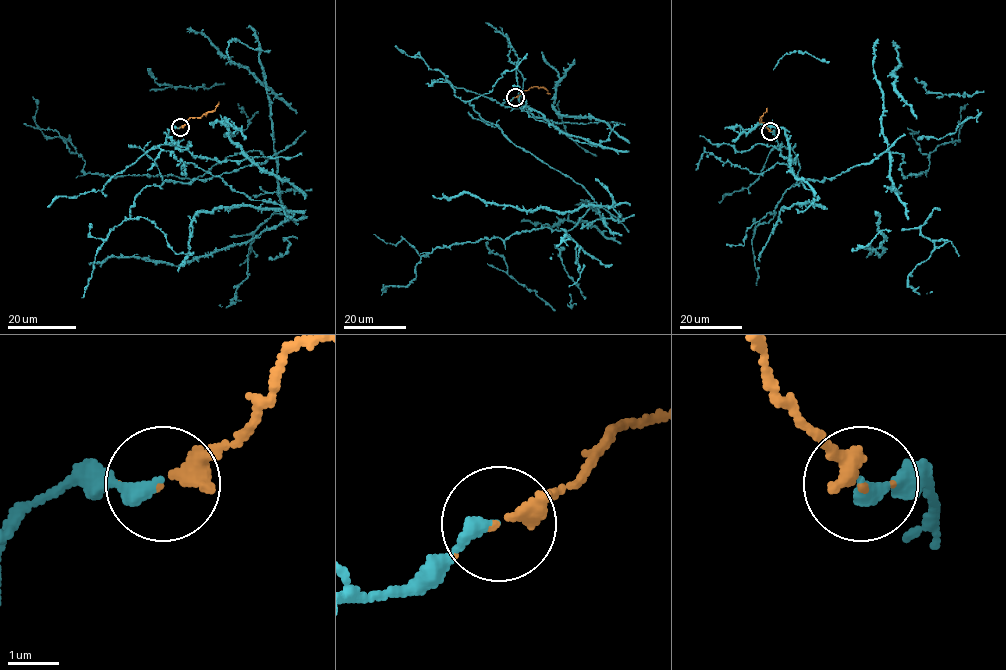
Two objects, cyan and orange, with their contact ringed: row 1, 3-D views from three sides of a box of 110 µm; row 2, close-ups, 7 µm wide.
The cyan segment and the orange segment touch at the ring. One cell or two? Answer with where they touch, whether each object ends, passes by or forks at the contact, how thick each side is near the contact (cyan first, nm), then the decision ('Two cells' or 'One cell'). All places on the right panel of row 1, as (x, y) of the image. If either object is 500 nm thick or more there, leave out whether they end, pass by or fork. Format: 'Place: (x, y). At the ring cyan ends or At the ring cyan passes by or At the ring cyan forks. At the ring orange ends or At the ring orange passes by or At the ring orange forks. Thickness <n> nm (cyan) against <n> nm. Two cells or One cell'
Place: (770, 131). At the ring cyan ends. At the ring orange ends. Thickness 300 nm (cyan) against 320 nm. One cell

